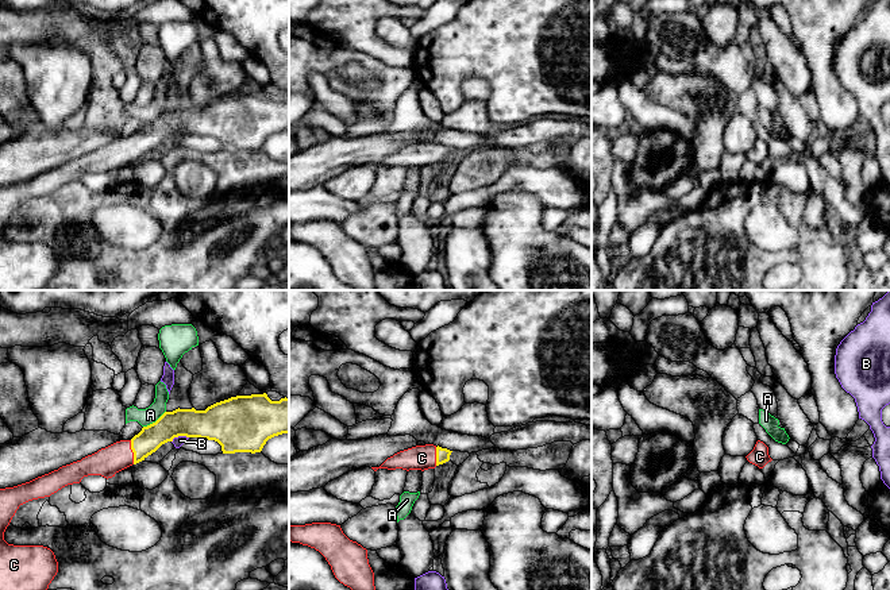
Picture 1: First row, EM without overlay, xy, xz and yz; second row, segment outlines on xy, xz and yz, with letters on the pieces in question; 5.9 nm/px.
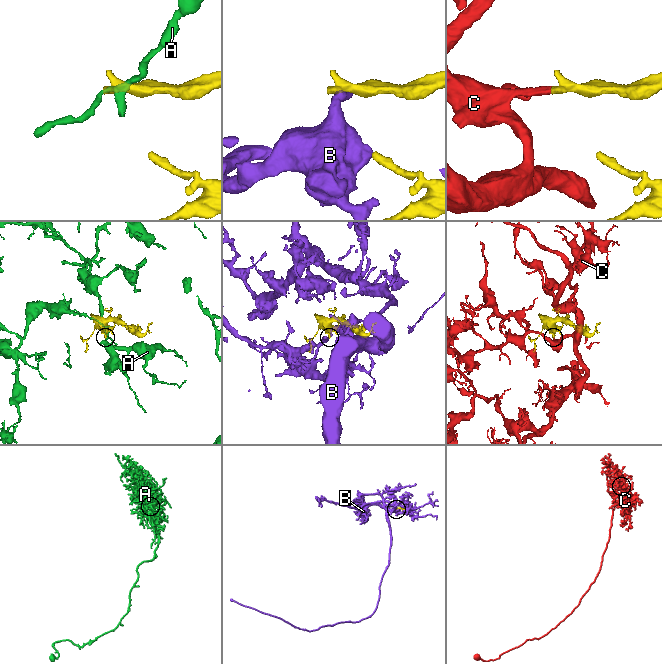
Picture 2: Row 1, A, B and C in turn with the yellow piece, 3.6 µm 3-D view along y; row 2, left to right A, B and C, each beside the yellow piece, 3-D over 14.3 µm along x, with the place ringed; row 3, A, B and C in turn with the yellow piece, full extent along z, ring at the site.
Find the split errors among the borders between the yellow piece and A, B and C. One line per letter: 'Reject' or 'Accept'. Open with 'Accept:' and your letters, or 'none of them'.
Accept: C
A: Reject
B: Reject
C: Accept

